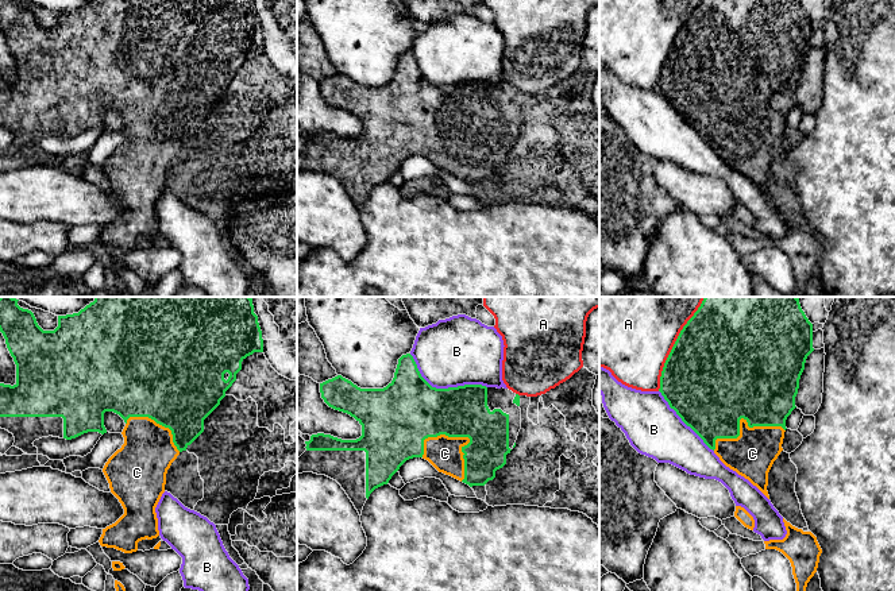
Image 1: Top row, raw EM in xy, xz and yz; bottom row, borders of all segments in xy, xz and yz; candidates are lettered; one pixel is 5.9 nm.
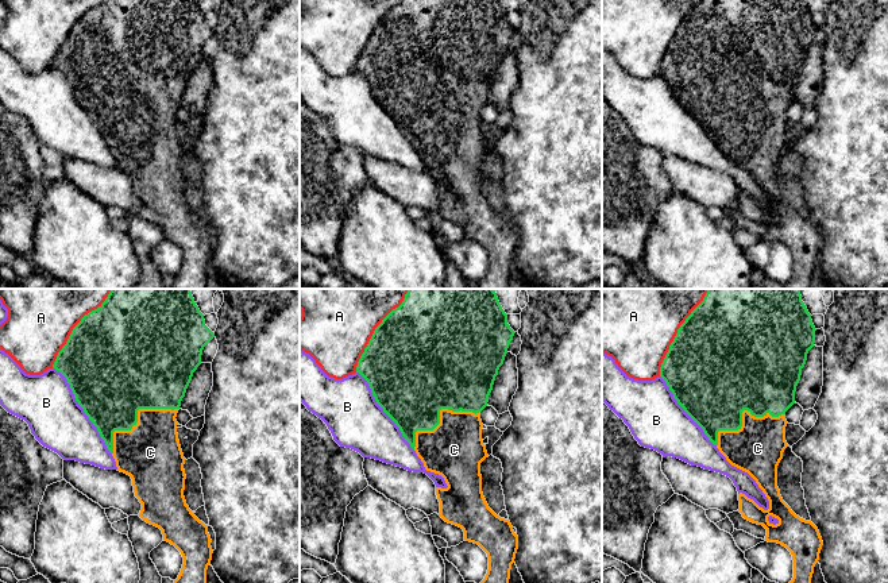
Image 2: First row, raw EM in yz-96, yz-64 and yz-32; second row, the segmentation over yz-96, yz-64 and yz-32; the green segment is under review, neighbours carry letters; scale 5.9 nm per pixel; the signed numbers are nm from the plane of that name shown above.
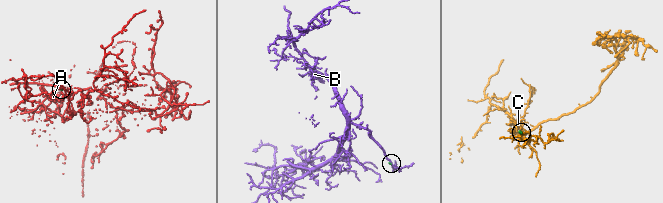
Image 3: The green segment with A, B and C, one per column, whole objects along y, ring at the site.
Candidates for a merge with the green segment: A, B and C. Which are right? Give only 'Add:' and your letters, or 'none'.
Add: C

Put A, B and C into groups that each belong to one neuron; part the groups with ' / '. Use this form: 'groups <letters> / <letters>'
groups A / B / C

